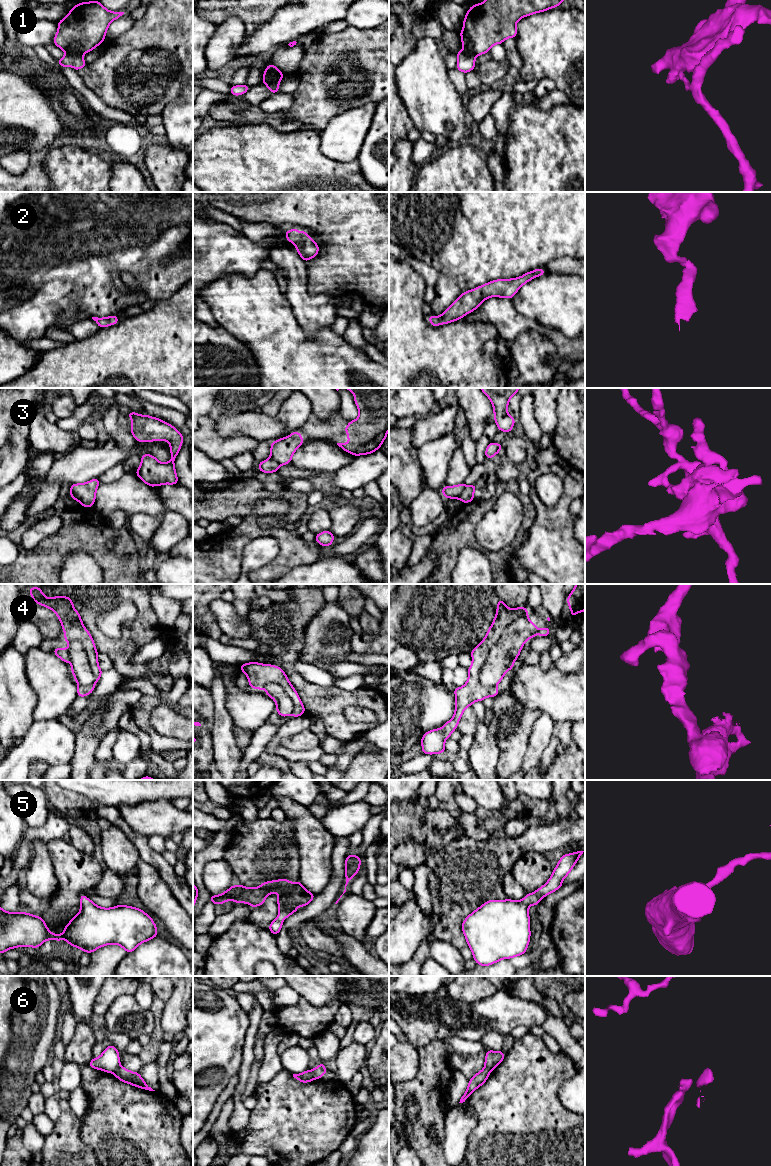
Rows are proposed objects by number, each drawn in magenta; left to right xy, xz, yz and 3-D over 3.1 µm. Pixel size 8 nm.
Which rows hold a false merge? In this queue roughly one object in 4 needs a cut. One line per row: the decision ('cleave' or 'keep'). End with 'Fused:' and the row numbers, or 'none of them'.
1: cleave
2: keep
3: cleave
4: cleave
5: keep
6: cleave
Fused: 1, 3, 4, 6

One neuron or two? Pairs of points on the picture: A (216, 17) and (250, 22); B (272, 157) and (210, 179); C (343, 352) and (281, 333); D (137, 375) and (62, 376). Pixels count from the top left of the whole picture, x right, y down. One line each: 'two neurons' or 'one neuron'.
A: one neuron
B: one neuron
C: one neuron
D: one neuron

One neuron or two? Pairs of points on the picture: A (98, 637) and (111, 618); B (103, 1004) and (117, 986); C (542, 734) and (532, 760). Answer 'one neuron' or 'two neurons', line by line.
A: two neurons
B: one neuron
C: one neuron

